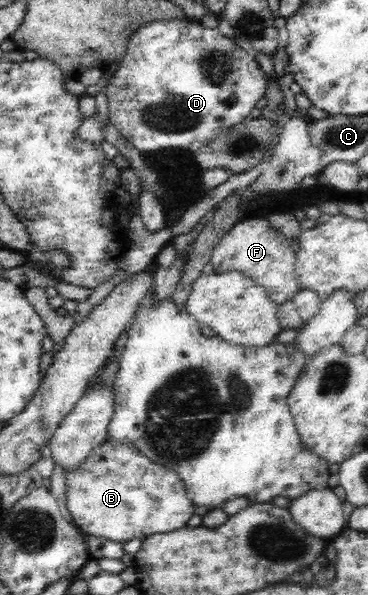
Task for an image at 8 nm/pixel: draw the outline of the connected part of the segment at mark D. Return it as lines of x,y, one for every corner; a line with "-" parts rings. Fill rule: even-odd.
185,17
171,18
171,20
155,20
145,24
143,28
137,29
137,32
130,36
129,44
125,52
125,58
120,60
121,68
114,72
108,87
106,88
107,102
110,113
110,122
138,151
149,156
149,152
165,150
165,148
183,148
191,150
193,146
205,144
206,141
215,140
221,132
231,128
233,124
239,124
251,114
252,110
260,98
265,96
267,90
267,76
261,68
259,61
255,59
255,53
241,48
234,39
222,35
219,29
206,28
199,21
193,21

